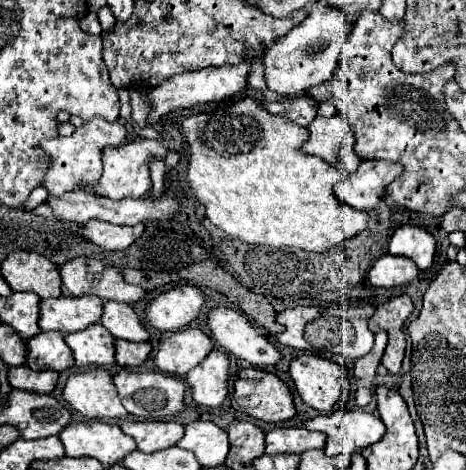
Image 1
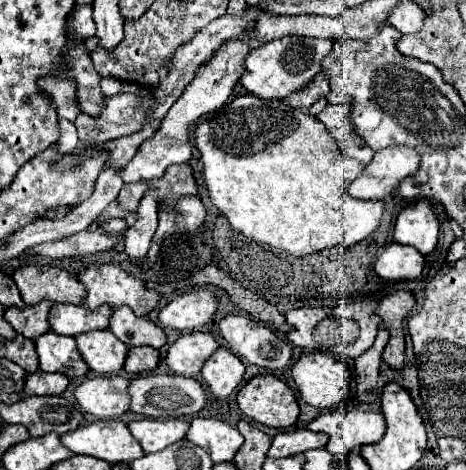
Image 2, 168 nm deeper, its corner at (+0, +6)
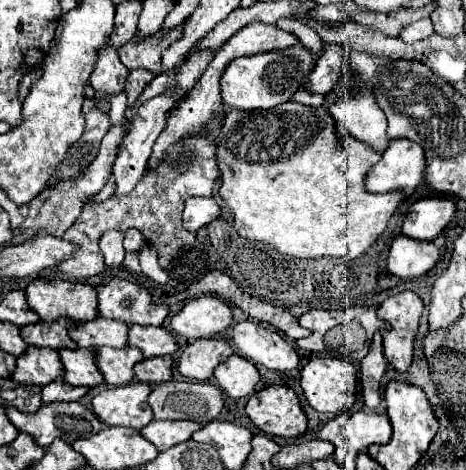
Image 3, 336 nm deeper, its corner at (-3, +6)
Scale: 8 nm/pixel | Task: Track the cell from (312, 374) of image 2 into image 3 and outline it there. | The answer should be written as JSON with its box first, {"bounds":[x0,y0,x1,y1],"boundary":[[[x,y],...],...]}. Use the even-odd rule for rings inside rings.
{"bounds":[300,357,356,413],"boundary":[[[316,357],[304,365],[300,387],[312,409],[322,413],[342,413],[348,411],[356,399],[356,369],[344,359]]]}

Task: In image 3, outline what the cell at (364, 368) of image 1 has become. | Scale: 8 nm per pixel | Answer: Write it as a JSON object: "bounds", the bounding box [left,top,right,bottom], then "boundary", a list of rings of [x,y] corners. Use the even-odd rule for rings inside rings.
{"bounds":[360,333,386,409],"boundary":[[[376,333],[368,355],[360,365],[360,381],[362,381],[362,397],[366,407],[374,409],[380,403],[380,377],[386,371],[386,359],[382,349],[382,335]]]}

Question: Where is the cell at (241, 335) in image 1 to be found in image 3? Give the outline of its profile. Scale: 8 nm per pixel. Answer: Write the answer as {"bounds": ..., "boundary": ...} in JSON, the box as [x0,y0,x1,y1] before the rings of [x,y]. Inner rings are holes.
{"bounds":[232,321,298,371],"boundary":[[[258,321],[236,323],[232,329],[232,341],[248,361],[260,363],[266,369],[292,371],[298,367],[298,353],[284,335]]]}

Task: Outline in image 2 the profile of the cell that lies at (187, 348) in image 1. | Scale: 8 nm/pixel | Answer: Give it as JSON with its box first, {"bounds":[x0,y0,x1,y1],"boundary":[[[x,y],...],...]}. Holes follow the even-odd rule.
{"bounds":[165,333,219,377],"boundary":[[[187,333],[169,347],[165,361],[175,375],[197,377],[203,361],[207,361],[217,349],[219,343],[211,333]]]}

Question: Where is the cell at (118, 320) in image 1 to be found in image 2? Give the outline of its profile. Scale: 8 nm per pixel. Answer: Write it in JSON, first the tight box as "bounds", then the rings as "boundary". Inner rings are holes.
{"bounds":[111,307,167,349],"boundary":[[[119,307],[113,311],[111,331],[119,341],[125,341],[125,345],[131,347],[149,345],[161,349],[167,343],[165,331],[159,325],[149,319],[137,317],[129,307]]]}

